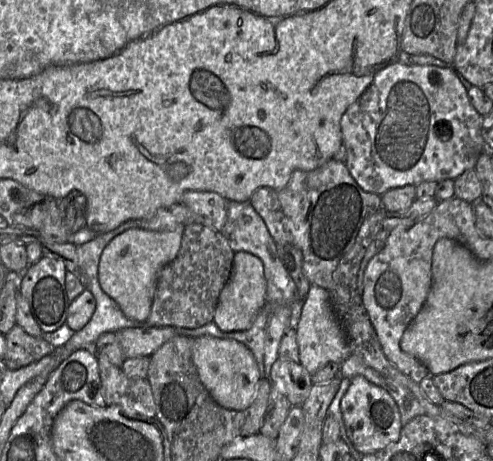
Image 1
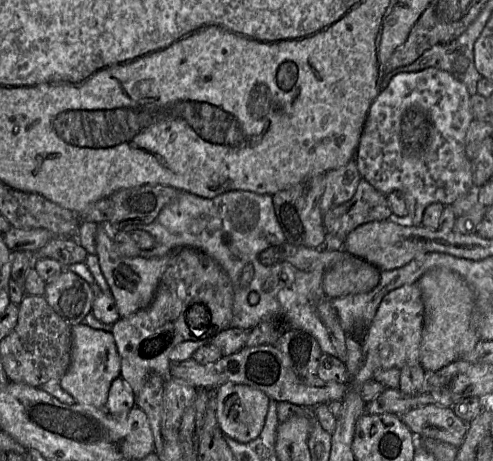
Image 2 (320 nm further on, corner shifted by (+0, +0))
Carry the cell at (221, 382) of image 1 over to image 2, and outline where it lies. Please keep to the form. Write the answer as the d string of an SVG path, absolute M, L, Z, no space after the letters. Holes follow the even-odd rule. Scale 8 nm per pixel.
M225 383L213 391L213 399L224 434L240 443L260 435L270 400L265 393L248 385Z

